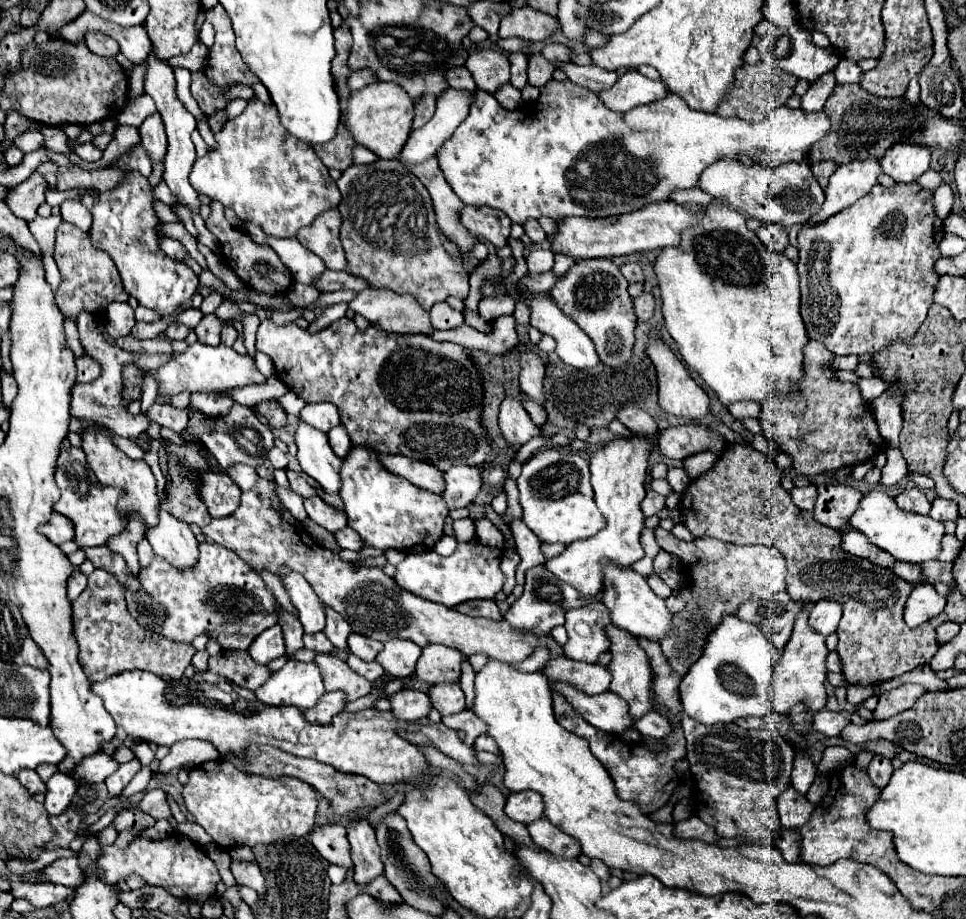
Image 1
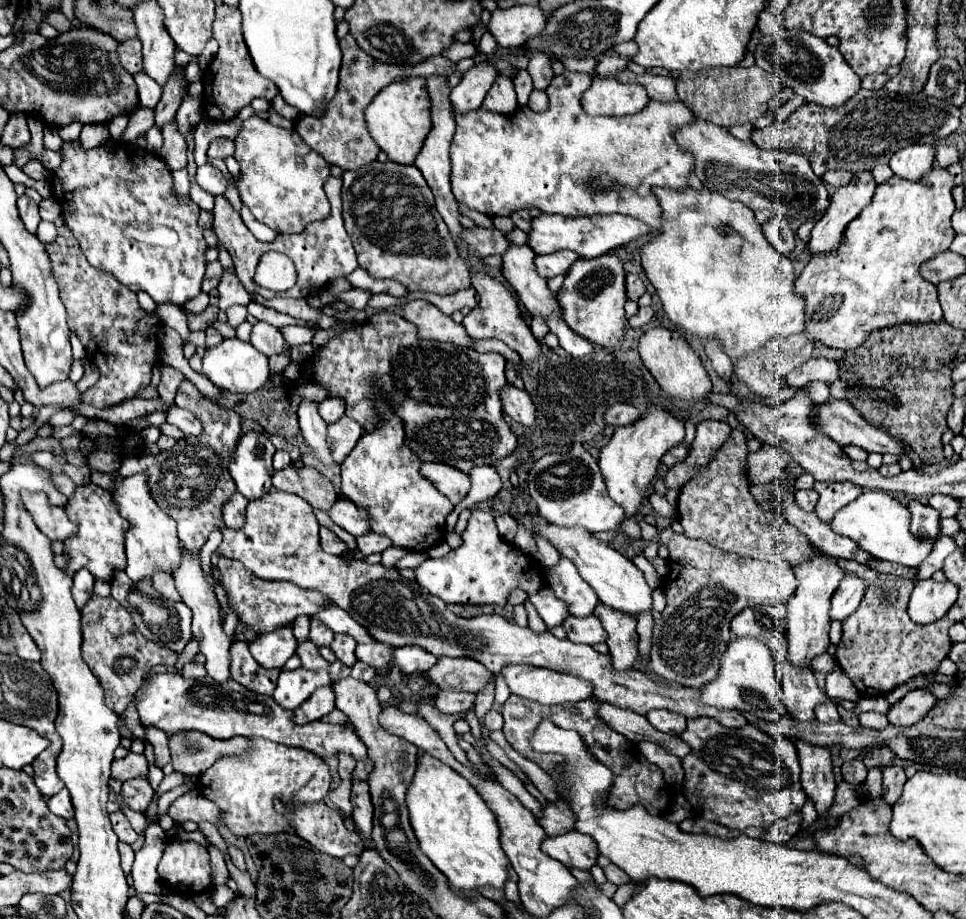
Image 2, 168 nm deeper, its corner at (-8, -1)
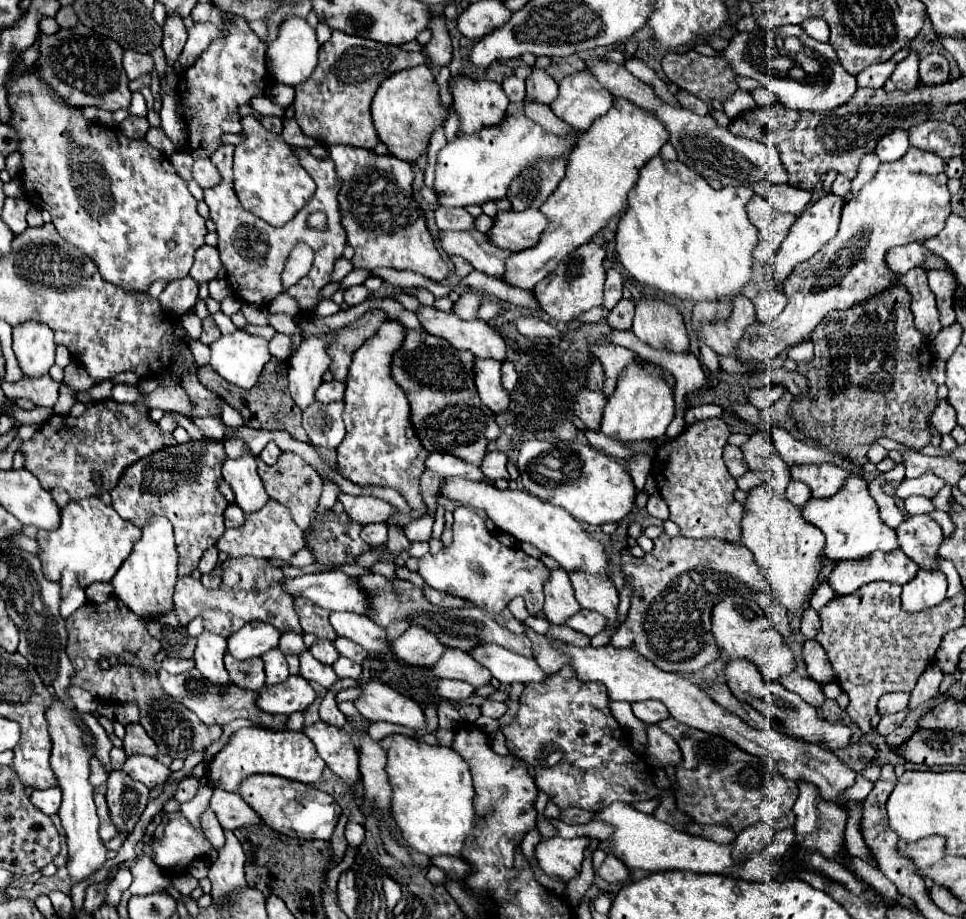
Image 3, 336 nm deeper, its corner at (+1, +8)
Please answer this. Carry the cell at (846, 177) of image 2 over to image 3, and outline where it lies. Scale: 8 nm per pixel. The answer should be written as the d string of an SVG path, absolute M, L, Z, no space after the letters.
M836 176L836 180L832 182L832 192L838 196L848 196L850 194L850 180L846 176Z

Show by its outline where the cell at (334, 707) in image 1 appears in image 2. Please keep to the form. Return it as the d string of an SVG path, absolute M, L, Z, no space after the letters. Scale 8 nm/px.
M319 687L317 691L311 693L311 697L301 707L297 707L293 711L295 713L293 723L303 725L303 723L309 723L309 721L317 721L323 715L327 715L333 707L335 707L333 689L331 687Z

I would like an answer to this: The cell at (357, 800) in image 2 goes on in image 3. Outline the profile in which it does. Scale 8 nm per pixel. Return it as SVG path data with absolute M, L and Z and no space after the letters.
M316 722L314 726L304 728L304 734L314 742L318 754L328 764L328 768L336 776L340 776L350 790L356 788L360 782L358 750L352 744L348 732L324 722Z

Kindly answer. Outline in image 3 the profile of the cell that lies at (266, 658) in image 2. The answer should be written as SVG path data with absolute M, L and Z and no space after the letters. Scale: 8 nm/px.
M250 622L228 638L228 652L238 660L258 658L278 648L280 632L264 622Z

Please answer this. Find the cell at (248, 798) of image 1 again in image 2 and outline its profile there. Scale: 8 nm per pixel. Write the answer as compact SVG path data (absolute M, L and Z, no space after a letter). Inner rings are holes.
M253 737L249 739L249 751L243 755L231 755L231 757L223 757L219 761L215 761L213 767L209 767L197 781L197 789L201 791L203 797L211 799L221 811L223 811L223 819L225 825L231 829L233 835L241 835L247 837L251 833L279 833L279 831L287 831L291 827L291 807L303 801L321 801L329 787L331 787L331 773L329 773L329 765L325 759L321 759L319 755L311 753L311 751L303 751L299 747L287 747L287 745L279 745L267 739L259 739ZM275 797L283 797L285 803L289 803L283 815L278 814L273 807Z

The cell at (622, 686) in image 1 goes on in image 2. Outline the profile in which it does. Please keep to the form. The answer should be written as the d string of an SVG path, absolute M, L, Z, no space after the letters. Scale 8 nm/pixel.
M597 603L595 617L599 617L603 629L609 633L607 647L613 657L615 669L631 669L637 655L639 655L639 635L635 631L635 617L625 615L623 611L615 611L611 607L605 607L603 603Z

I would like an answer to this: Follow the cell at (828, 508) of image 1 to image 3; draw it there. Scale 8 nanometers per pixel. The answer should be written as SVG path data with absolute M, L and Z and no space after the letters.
M804 464L804 466L792 466L790 474L794 480L800 480L808 484L812 490L812 498L830 498L834 496L850 476L848 470L838 468L834 464Z

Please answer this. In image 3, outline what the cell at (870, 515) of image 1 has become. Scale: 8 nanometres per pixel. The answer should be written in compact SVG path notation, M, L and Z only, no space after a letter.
M850 474L844 488L830 498L816 500L810 498L802 506L802 516L806 522L820 528L826 536L824 554L830 560L854 560L872 552L894 552L900 550L896 532L880 520L880 508L868 492L868 482L856 474Z

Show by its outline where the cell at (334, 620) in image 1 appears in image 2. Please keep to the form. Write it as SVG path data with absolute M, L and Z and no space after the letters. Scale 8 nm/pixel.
M335 635L335 639L331 641L329 649L335 653L335 657L343 663L343 665L353 665L355 659L355 639L351 639L349 635Z

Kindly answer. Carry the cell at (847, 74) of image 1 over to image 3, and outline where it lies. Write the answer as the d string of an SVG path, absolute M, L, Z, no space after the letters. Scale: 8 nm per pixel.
M884 62L884 64L878 64L878 66L868 66L866 70L862 70L860 76L856 76L858 80L858 86L864 86L864 88L882 88L884 82L888 80L888 76L892 74L896 62Z

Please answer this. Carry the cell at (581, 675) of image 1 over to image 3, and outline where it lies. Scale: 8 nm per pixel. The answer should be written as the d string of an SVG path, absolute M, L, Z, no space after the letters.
M498 644L478 646L470 652L470 656L474 656L482 666L486 666L490 670L490 674L502 684L546 682L546 676L550 676L538 666L536 660L518 656L510 650L504 650Z

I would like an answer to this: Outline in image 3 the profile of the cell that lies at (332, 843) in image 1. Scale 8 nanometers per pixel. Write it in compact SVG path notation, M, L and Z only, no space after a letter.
M254 774L240 786L240 796L258 812L258 816L274 830L302 840L330 840L338 816L342 814L334 798L310 784L294 782L282 776Z

